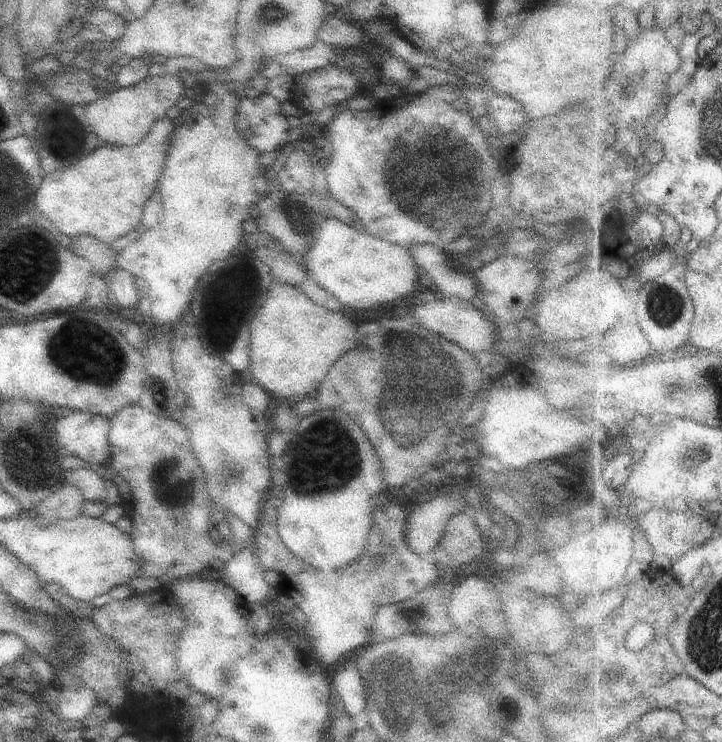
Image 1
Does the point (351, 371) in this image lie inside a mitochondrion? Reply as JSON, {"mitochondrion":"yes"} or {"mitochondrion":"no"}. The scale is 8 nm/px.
{"mitochondrion":"no"}

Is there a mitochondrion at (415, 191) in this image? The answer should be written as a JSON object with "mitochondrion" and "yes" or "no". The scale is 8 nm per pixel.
{"mitochondrion":"yes"}

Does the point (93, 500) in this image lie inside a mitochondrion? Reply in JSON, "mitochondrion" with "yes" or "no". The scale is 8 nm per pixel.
{"mitochondrion":"no"}

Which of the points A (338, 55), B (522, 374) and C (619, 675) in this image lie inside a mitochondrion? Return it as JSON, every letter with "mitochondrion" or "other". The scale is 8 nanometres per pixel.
{"A":"other","B":"other","C":"mitochondrion"}

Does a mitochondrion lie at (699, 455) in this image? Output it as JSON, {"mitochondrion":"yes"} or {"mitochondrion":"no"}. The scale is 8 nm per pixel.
{"mitochondrion":"yes"}

